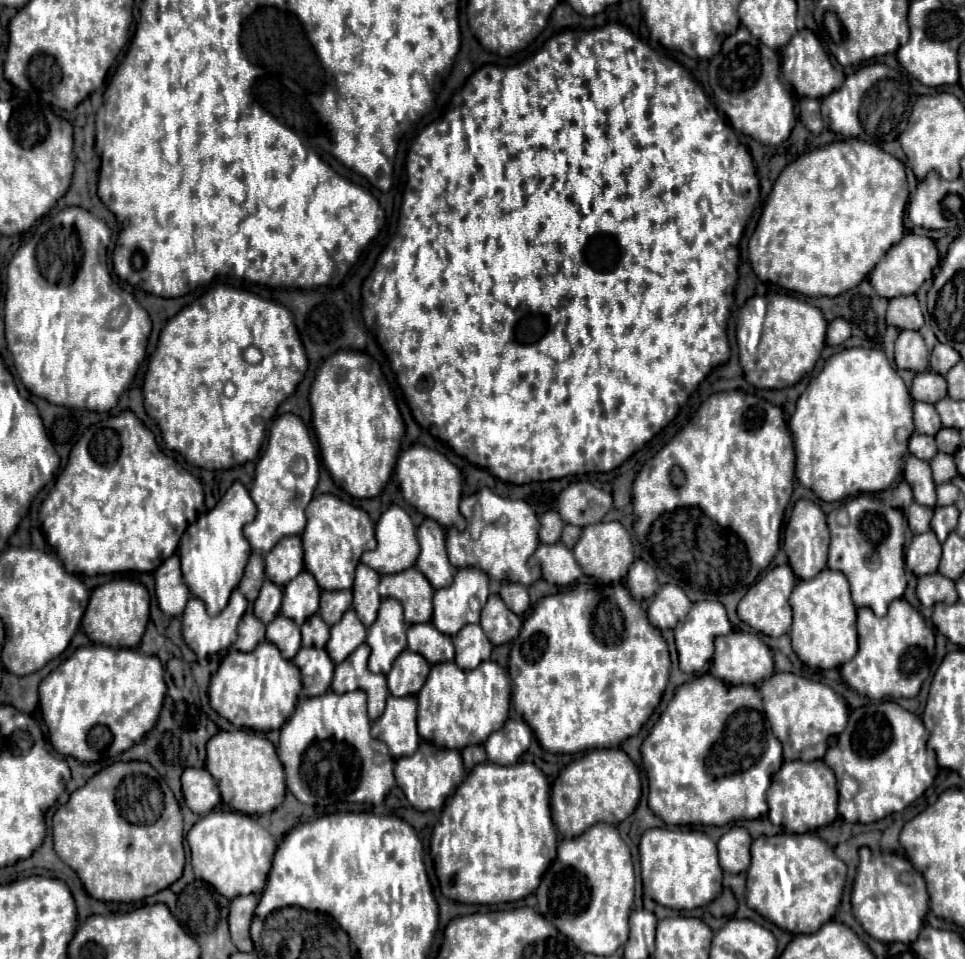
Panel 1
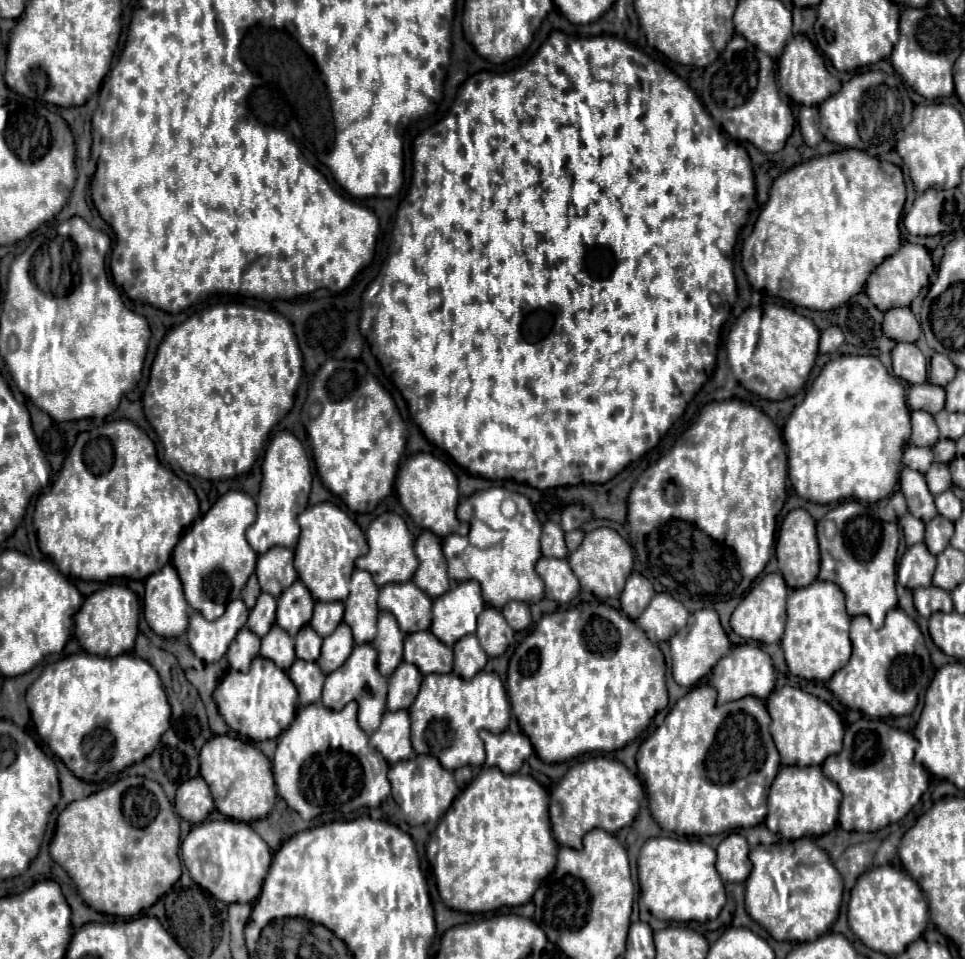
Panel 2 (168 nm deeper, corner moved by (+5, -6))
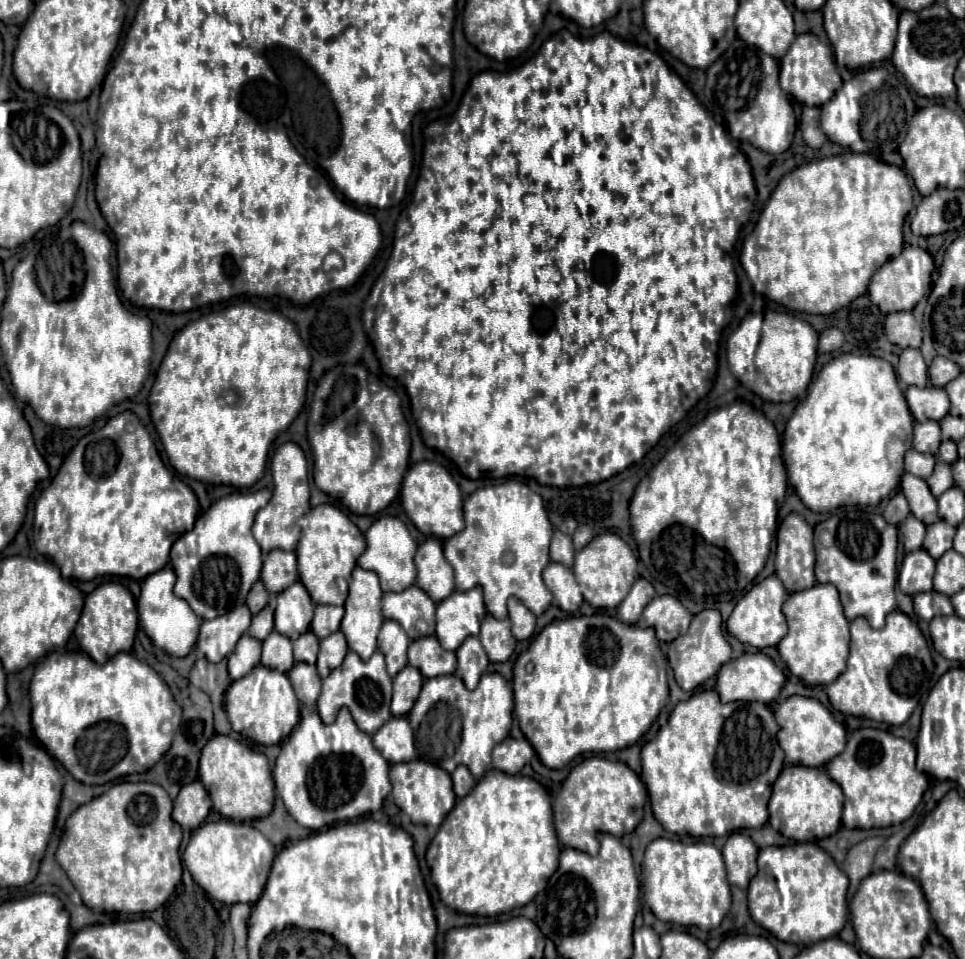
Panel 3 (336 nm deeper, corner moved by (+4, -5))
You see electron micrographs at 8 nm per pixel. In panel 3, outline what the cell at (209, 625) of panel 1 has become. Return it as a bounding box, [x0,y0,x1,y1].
[197,605,251,663]

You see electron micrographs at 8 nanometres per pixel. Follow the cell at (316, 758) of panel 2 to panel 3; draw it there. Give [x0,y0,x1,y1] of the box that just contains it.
[273,707,391,829]

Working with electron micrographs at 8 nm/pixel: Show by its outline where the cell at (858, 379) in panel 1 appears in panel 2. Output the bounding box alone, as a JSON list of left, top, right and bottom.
[784,354,910,504]

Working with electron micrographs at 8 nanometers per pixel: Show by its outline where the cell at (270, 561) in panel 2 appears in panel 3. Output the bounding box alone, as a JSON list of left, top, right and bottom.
[261,549,299,595]

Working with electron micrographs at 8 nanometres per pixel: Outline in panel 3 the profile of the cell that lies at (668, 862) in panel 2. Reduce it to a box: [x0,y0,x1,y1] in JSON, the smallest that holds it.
[641,839,731,931]

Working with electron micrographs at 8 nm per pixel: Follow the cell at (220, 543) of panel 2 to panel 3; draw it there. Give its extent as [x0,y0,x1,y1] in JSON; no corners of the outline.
[171,489,271,619]

